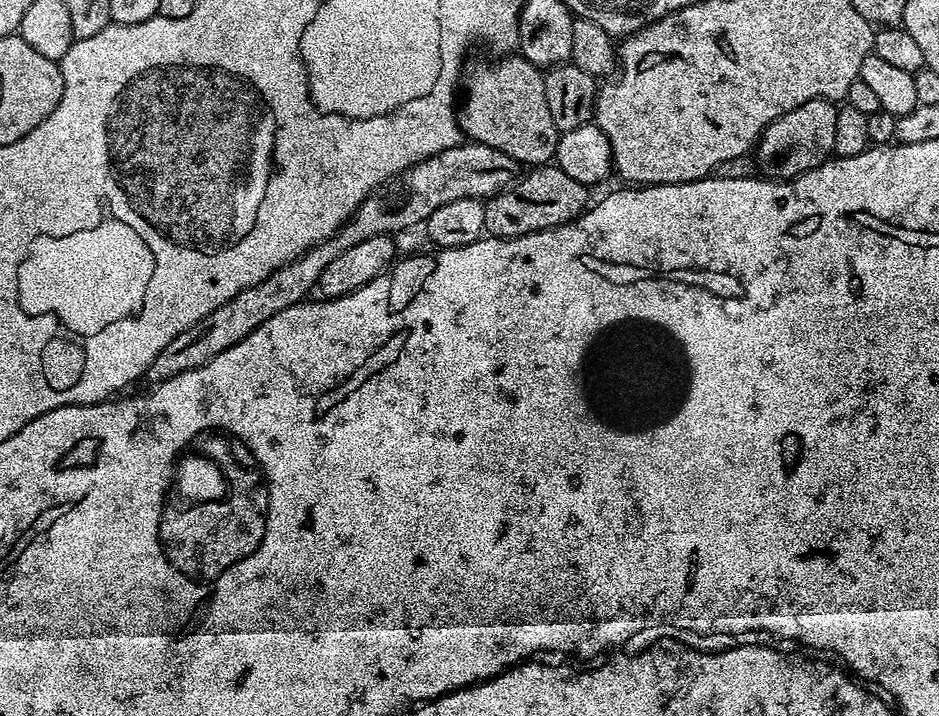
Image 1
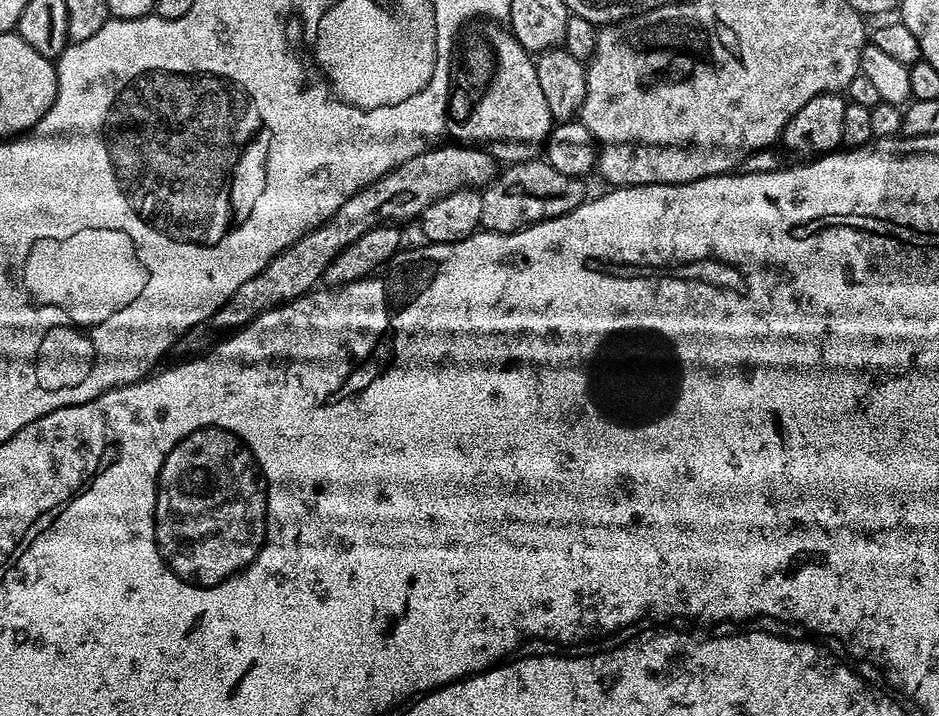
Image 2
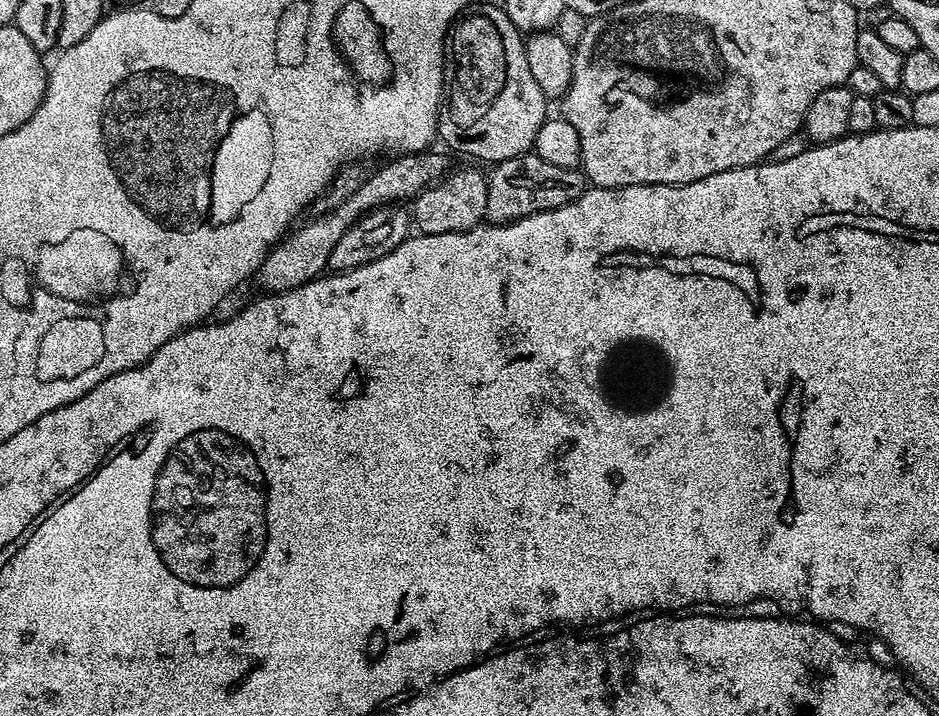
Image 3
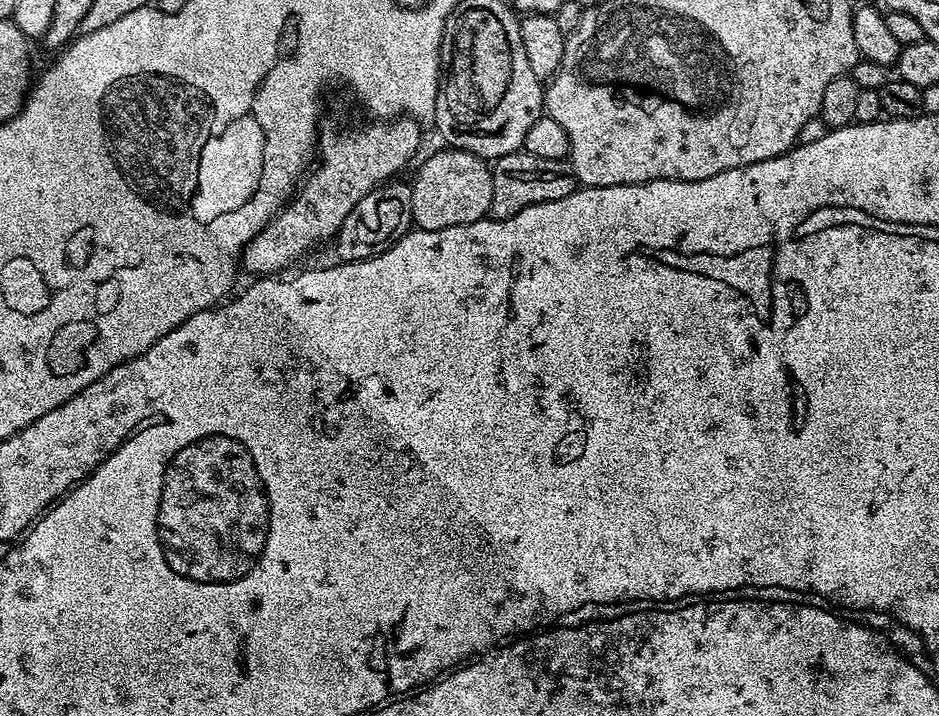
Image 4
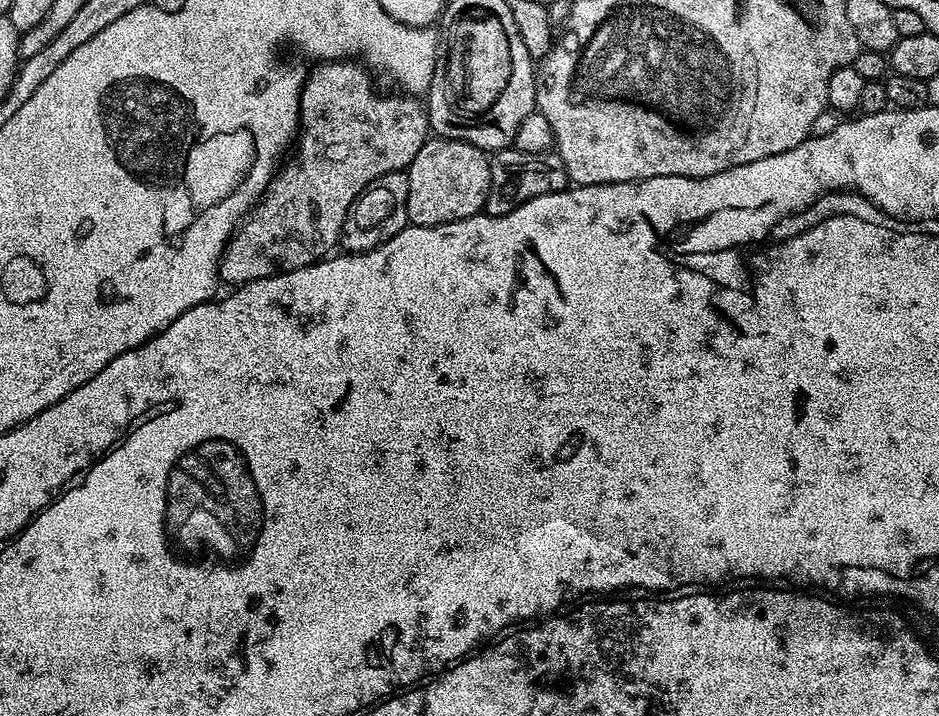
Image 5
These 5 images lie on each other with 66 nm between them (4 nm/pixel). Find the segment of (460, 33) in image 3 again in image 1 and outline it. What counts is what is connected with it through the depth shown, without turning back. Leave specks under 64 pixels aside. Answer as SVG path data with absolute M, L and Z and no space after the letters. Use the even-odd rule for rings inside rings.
M508 54L497 60L500 60L497 64L484 64L476 69L468 80L468 101L464 104L464 116L472 131L471 139L477 144L502 150L502 154L514 158L521 165L547 165L556 155L558 131L550 116L550 109L546 106L544 72L520 54Z

